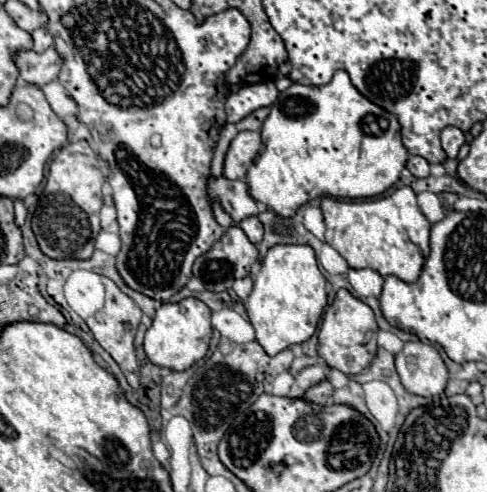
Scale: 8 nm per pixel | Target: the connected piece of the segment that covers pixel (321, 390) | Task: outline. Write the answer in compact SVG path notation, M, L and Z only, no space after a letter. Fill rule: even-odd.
M321 381L313 387L309 387L305 391L303 399L311 401L311 403L319 403L319 405L331 405L333 403L333 387L329 381Z

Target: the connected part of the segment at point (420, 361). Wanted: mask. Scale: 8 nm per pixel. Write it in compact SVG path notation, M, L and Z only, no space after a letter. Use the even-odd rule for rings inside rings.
M421 341L405 343L395 355L395 369L405 389L421 397L441 395L449 379L447 367L437 349Z

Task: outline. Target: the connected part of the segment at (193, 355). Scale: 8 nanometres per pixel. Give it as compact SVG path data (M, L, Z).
M187 297L179 303L163 303L157 309L153 323L145 333L145 353L149 361L159 367L169 367L173 371L185 371L195 361L205 357L209 349L209 341L211 341L211 331L213 331L211 309L203 301L195 297Z

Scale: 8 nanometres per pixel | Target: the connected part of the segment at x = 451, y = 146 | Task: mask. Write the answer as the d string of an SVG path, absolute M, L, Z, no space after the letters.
M445 127L441 131L441 145L443 145L443 149L445 149L445 153L447 153L449 159L457 157L457 153L459 153L459 149L461 149L463 143L465 143L465 135L463 135L461 129L457 129L457 127Z

